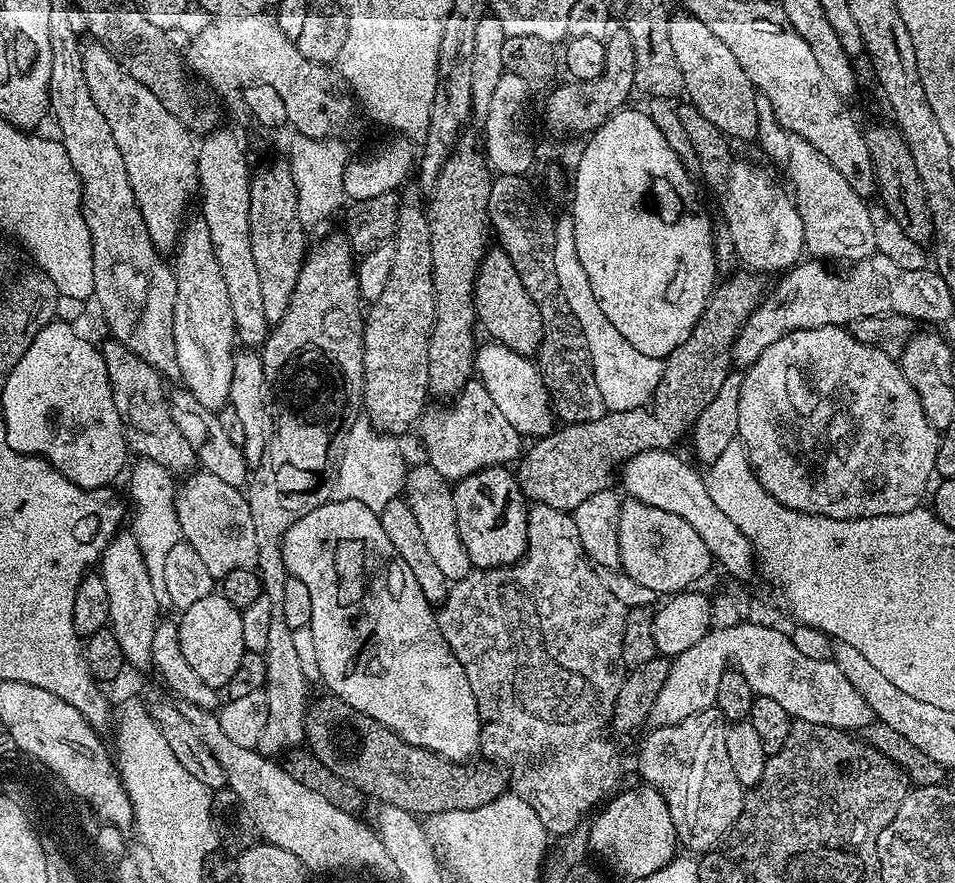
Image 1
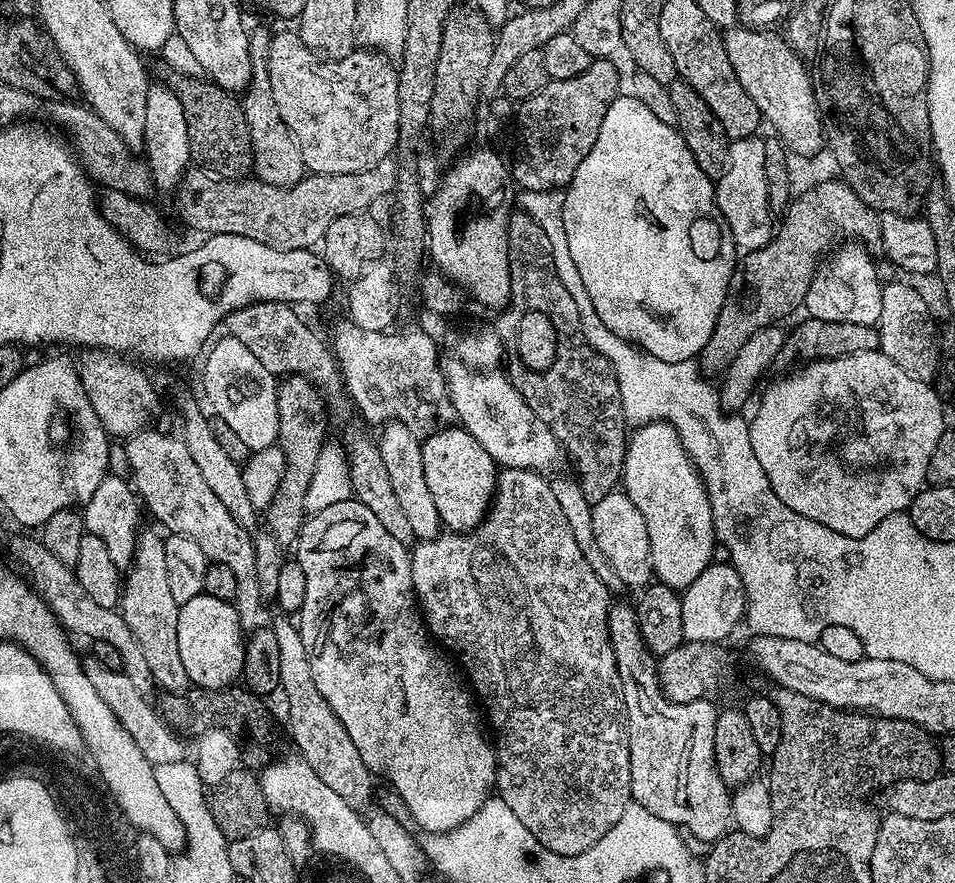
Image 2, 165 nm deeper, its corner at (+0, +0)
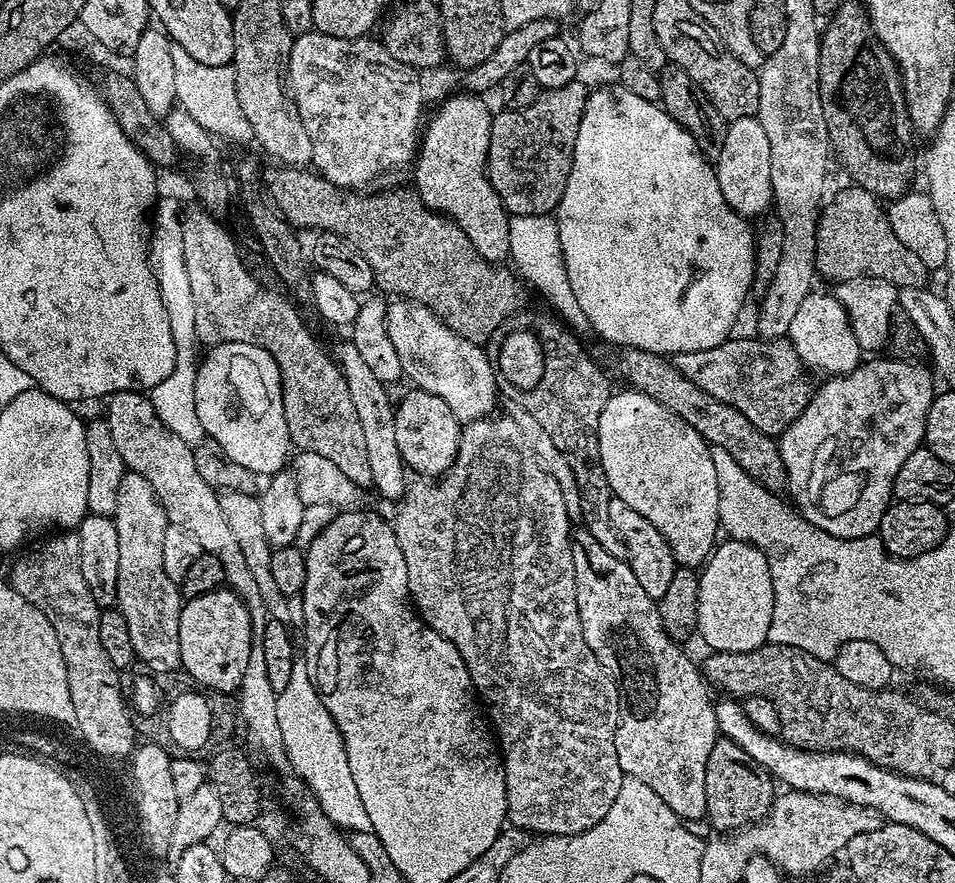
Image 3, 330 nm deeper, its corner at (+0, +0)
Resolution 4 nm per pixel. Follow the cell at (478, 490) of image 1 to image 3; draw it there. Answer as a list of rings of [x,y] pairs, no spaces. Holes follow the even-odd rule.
[[[413,387],[411,391],[395,405],[394,434],[398,441],[398,452],[405,465],[417,472],[417,477],[439,478],[456,461],[462,424],[450,406],[442,402],[442,398],[418,387]]]

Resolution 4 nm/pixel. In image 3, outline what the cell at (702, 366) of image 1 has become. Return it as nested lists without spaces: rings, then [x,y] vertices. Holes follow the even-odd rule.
[[[847,187],[821,207],[820,220],[816,223],[817,273],[831,282],[861,280],[865,276],[890,282],[898,290],[925,287],[930,270],[898,242],[894,230],[890,230],[885,205],[865,188]]]

